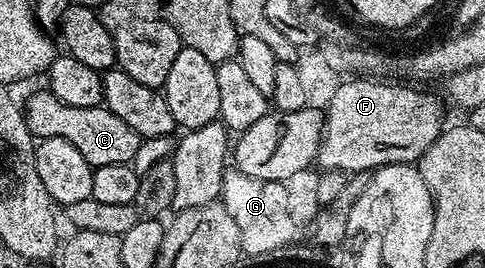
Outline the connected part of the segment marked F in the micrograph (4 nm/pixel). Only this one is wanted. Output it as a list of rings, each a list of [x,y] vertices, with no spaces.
[[[347,79],[334,92],[331,102],[325,108],[323,138],[319,144],[317,165],[323,171],[338,171],[355,174],[374,171],[383,165],[410,165],[418,162],[425,151],[438,139],[445,128],[443,122],[444,102],[410,89],[410,84],[386,85],[383,79]]]

